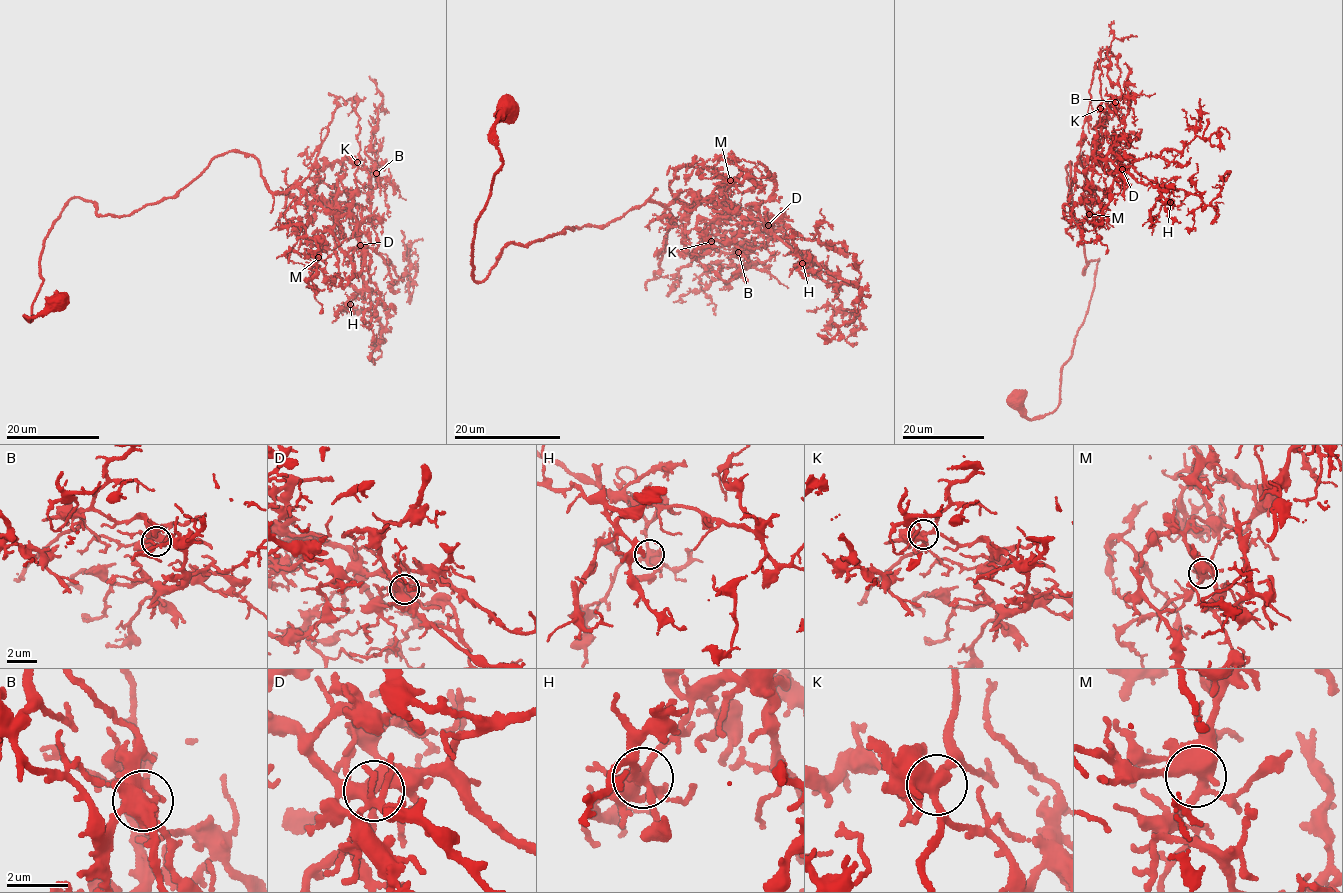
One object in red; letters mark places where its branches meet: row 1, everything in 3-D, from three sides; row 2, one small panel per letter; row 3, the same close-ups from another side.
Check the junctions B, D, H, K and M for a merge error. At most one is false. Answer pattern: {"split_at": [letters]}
{"split_at": []}

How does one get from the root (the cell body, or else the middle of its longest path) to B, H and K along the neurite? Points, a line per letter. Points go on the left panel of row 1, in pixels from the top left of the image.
B: (62, 302), (27, 321), (73, 198), (129, 216), (233, 151), (342, 215), (356, 169), (376, 173)
H: (62, 302), (27, 321), (65, 204), (129, 216), (233, 151), (267, 189), (355, 217), (350, 304)
K: (62, 302), (27, 321), (73, 198), (129, 216), (233, 151), (342, 215), (357, 162)

